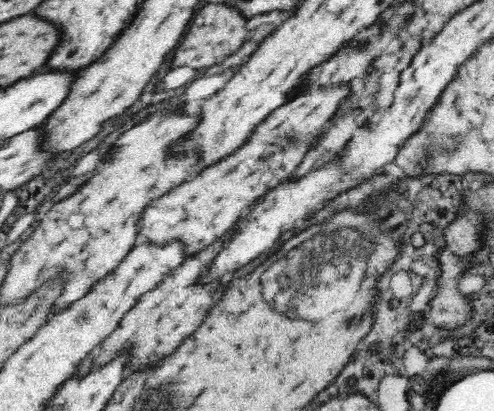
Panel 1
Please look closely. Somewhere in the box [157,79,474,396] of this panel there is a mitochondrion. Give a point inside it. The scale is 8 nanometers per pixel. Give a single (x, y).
(344, 252)

